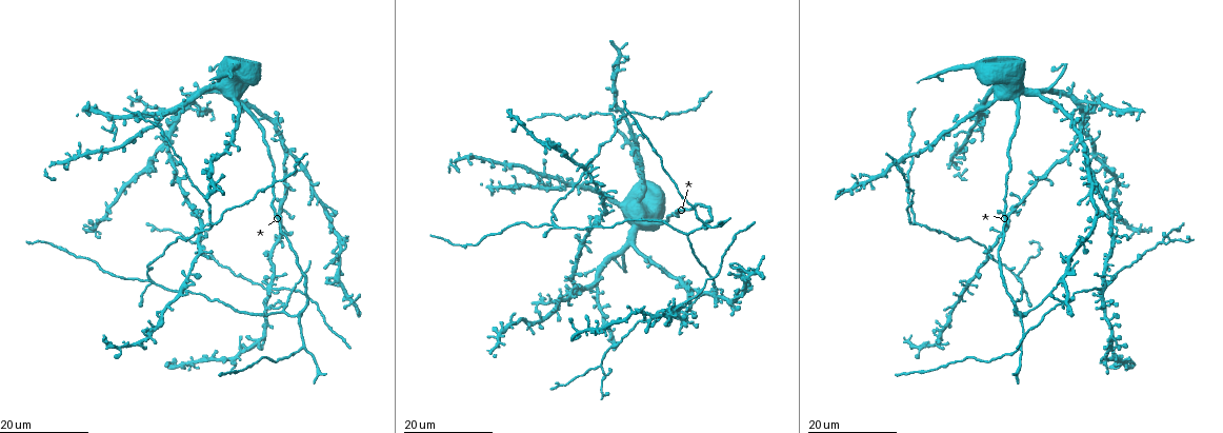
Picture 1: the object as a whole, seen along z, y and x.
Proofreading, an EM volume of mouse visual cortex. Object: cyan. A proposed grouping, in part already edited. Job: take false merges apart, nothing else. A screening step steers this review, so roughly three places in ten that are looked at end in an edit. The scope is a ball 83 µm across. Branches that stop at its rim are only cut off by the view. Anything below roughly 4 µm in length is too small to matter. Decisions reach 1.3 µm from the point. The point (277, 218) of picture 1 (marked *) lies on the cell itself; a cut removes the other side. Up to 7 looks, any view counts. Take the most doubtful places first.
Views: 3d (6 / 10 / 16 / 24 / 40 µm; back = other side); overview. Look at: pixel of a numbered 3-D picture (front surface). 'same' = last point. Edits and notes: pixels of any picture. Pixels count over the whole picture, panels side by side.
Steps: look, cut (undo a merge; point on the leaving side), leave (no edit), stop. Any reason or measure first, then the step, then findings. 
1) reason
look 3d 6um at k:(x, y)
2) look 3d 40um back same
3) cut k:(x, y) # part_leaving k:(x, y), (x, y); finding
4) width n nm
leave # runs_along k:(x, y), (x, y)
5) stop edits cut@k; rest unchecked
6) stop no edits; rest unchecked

small branch off a trunk
look 3d 24um at 1:(268, 289)

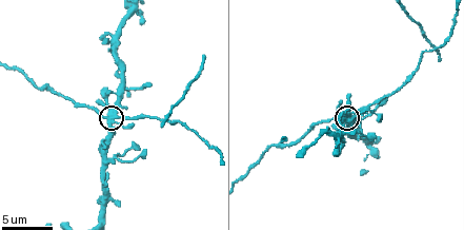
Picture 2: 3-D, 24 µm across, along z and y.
look 3d 6um at 2:(104, 119)

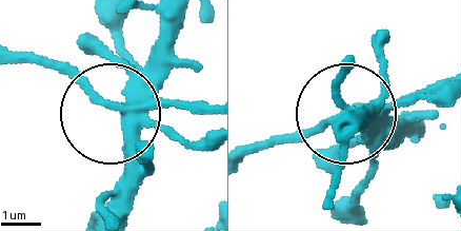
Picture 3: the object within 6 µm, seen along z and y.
width 340 nm
leave # all the same cell

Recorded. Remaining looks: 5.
looks like a crossing
look 3d 10um at 2:(344, 120)

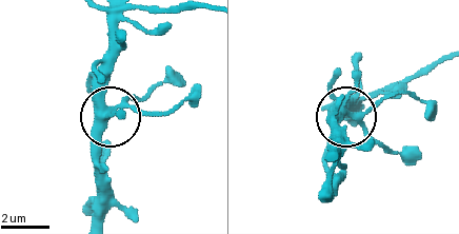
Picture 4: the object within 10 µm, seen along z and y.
side_arm 5 um
leave # runs_along 4:(120, 17), (104, 108), (173, 114); continuous, no second cell

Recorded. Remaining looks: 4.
branch point
look 3d 16um at 1:(599, 365)

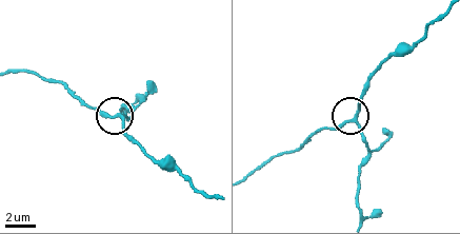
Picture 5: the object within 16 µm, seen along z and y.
look 3d 10um at 5:(353, 120)

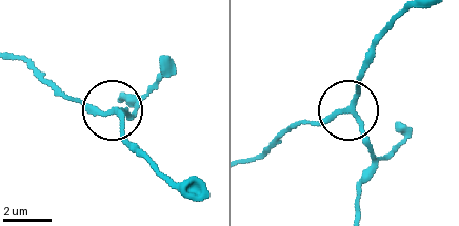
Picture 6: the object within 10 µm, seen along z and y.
side_arm 9 um
leave # runs_along 6:(177, 187), (128, 139), (114, 110), (138, 110); all the same cell

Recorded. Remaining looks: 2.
stop no edits; rest unchecked

